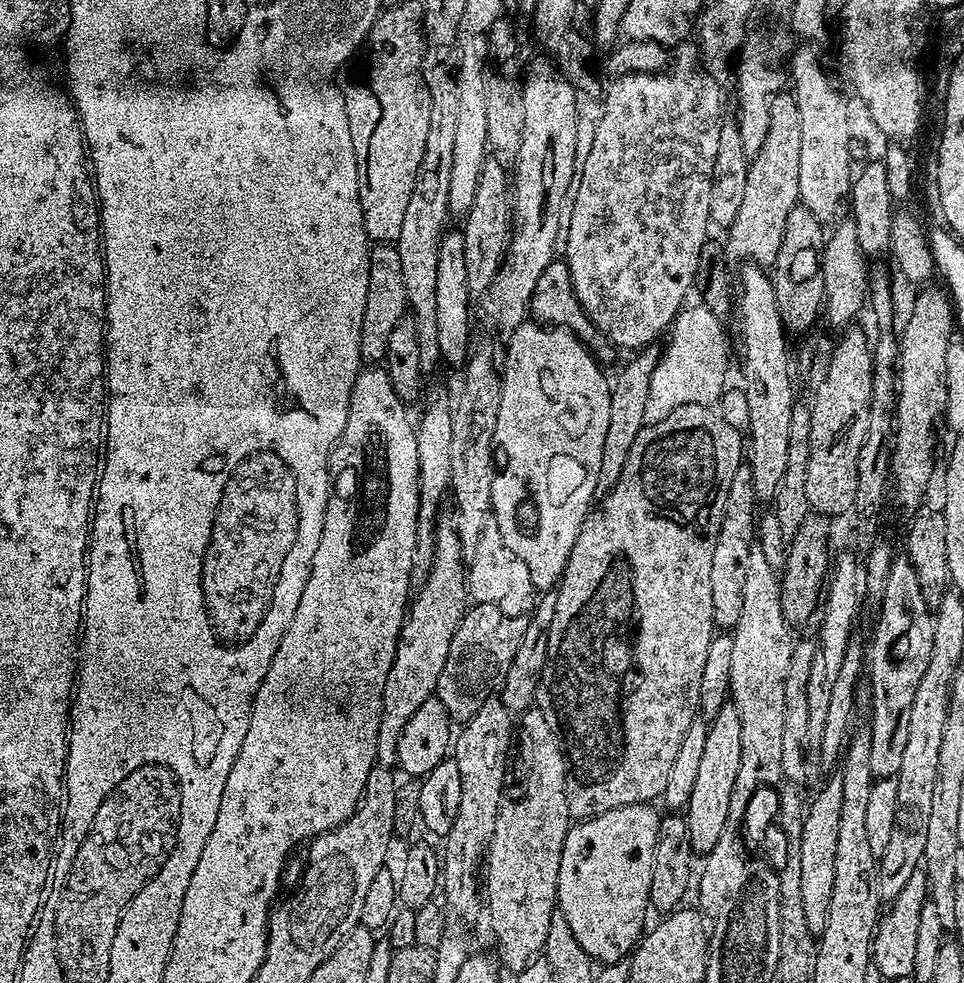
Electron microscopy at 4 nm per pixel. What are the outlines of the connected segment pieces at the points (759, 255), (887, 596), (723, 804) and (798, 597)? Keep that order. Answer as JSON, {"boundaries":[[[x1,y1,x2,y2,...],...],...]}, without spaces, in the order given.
{"boundaries":[[[785,90,778,93,774,99,770,102,770,130,766,130,766,142,762,142,762,148,758,150,758,154,751,157,748,165,748,173,746,174,746,191,742,206,738,210,737,216,734,217,734,222,726,230,726,236,722,244,722,256,725,261,733,262,732,260,740,260,739,262,755,262,761,266,775,265,776,255,778,250,782,246,782,234,786,234,786,217,790,215,790,210,794,210,798,207,798,201,800,198,800,187,798,186,798,157,800,148,802,147,802,129,801,129,801,116,798,114,798,102,796,97,792,95,791,91]],[[893,555,890,574,886,574,884,598,879,601,878,608,880,617,876,620,876,629,872,632,872,640,870,636,870,647,866,652,866,680,872,689,872,724,868,728,870,770,876,780,891,780,898,770,902,770,910,734,910,710,914,707,914,694,918,694,922,674,926,674,926,666,930,666,936,625,928,600,922,598,918,576,907,555]],[[727,702,718,710,717,716,710,720,710,727,706,734,706,750,702,753,702,763,686,809,693,853,707,854,710,850,714,850,714,846,718,846,718,838,722,838,722,830,726,830,726,818,730,814,730,794,734,794,734,782,738,782,740,763,742,763,742,718,738,716,736,707]],[[819,514,809,515,802,522,798,534,790,538,786,548,786,559,780,580,782,594,782,610,789,625,804,624,812,615,817,615,822,604,822,593,830,576,830,560,828,564,828,524,829,521]]]}

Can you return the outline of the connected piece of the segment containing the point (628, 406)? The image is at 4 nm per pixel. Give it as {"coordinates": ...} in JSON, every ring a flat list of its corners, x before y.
{"coordinates":[[649,346,637,351,636,356,620,372,617,380,611,381,610,394,610,426,606,430,606,442,602,446,602,466,598,470,597,489,607,494,618,482,622,474,622,466,626,466,626,458,630,458,630,446,634,446,634,438,646,426,646,401,650,399,650,378,660,362,661,349]]}

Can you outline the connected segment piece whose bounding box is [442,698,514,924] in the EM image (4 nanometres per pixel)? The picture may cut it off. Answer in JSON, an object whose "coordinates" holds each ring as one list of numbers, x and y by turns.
{"coordinates":[[498,698,487,700,459,729,454,740,454,759,458,762,458,774,462,774,462,806,458,806,458,818,454,818,454,826,450,826,450,834,443,841,442,848,442,896,446,912,460,924,472,924,482,916,482,865,486,860,488,843,494,834,494,822,498,818,500,799,504,797,506,769,510,764,510,749,514,744,514,716]]}

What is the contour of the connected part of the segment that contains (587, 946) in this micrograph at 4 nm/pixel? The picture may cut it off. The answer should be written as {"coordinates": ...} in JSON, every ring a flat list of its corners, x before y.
{"coordinates":[[631,804,596,816,592,820,573,823,562,846,562,862,558,866,556,903,559,915,566,918,578,946,601,965,625,959,639,944,646,931,644,919,650,913,650,878,654,866,654,846,658,838,660,816,652,804]]}

